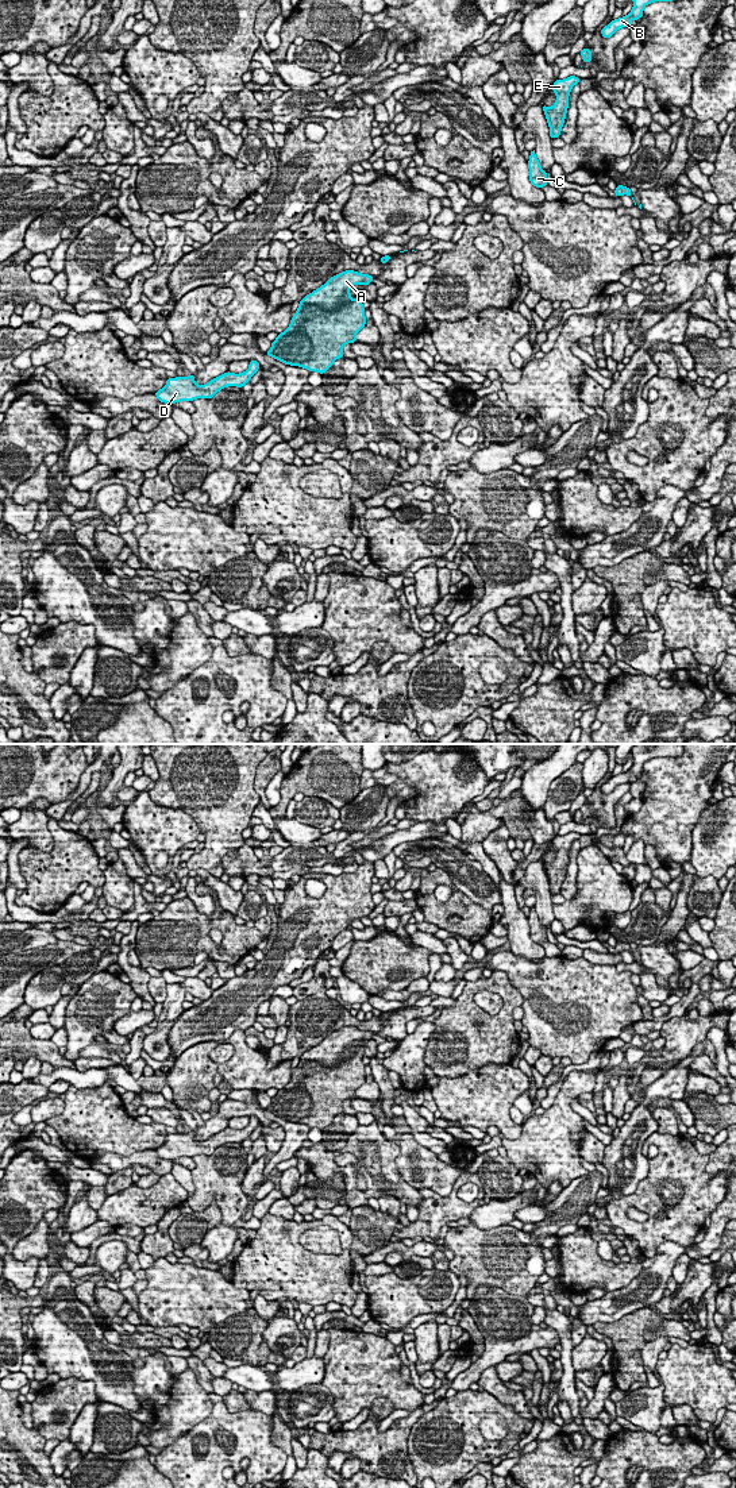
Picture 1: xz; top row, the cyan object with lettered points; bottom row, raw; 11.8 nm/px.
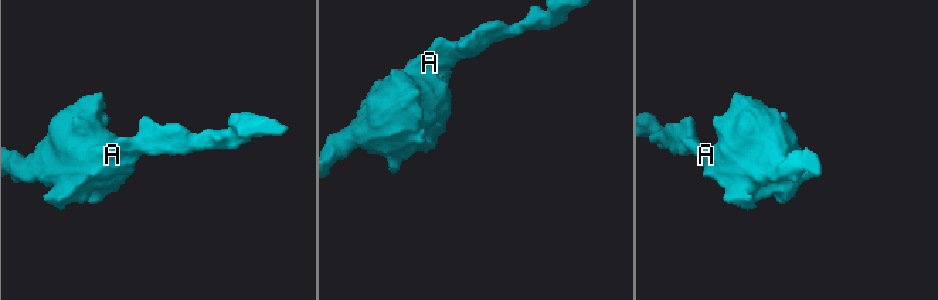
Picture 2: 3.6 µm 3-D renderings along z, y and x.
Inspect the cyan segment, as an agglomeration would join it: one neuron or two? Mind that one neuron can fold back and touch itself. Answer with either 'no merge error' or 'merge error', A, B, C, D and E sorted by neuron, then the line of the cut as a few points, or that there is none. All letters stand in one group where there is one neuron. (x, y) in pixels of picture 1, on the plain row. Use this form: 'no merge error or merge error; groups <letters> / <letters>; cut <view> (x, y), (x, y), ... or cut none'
no merge error; groups A B C D E; cut none

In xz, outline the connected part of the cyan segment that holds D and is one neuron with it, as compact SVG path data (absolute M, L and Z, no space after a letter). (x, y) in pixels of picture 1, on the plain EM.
M250 1117L250 1122L244 1129L234 1130L227 1127L213 1134L205 1141L197 1141L194 1132L167 1134L166 1142L154 1149L161 1159L176 1160L180 1157L193 1157L196 1154L212 1154L219 1146L227 1142L242 1144L258 1127L259 1119Z

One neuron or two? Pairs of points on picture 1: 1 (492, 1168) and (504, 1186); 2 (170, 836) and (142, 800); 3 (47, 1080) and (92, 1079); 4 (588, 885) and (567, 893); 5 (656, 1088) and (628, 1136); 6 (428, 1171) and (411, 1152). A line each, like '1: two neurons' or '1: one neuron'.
1: one neuron
2: one neuron
3: one neuron
4: two neurons
5: one neuron
6: one neuron

